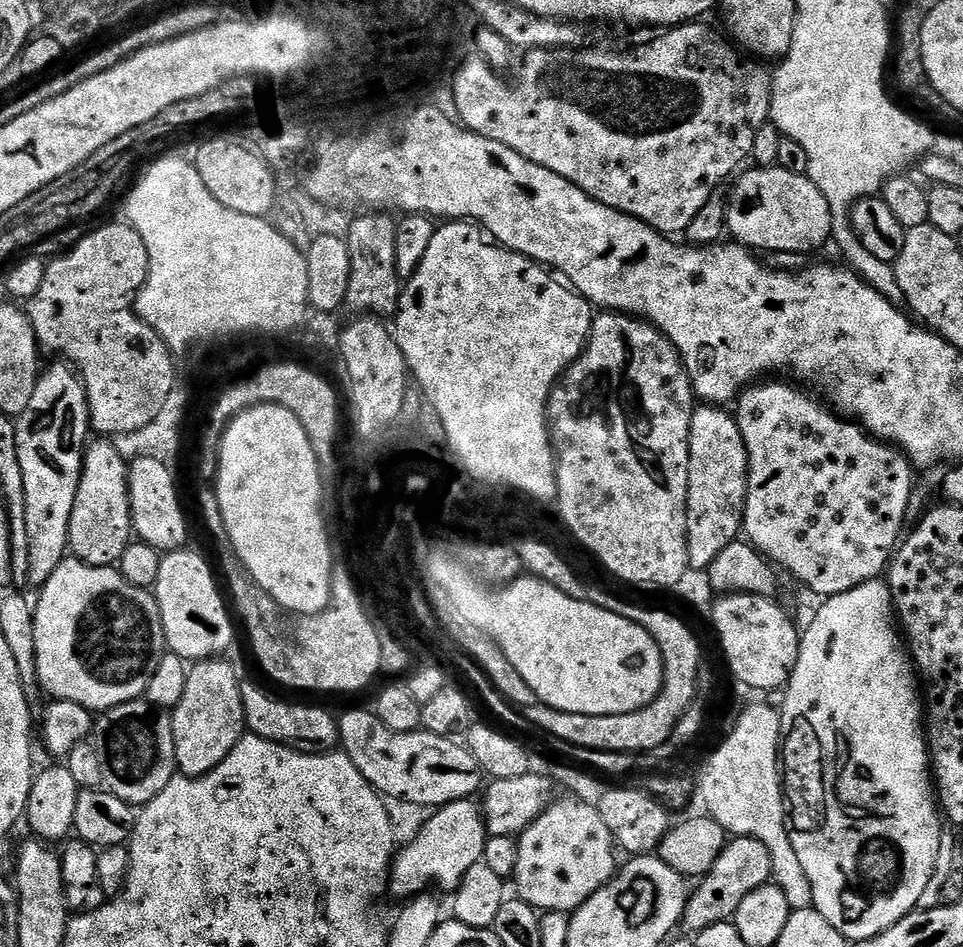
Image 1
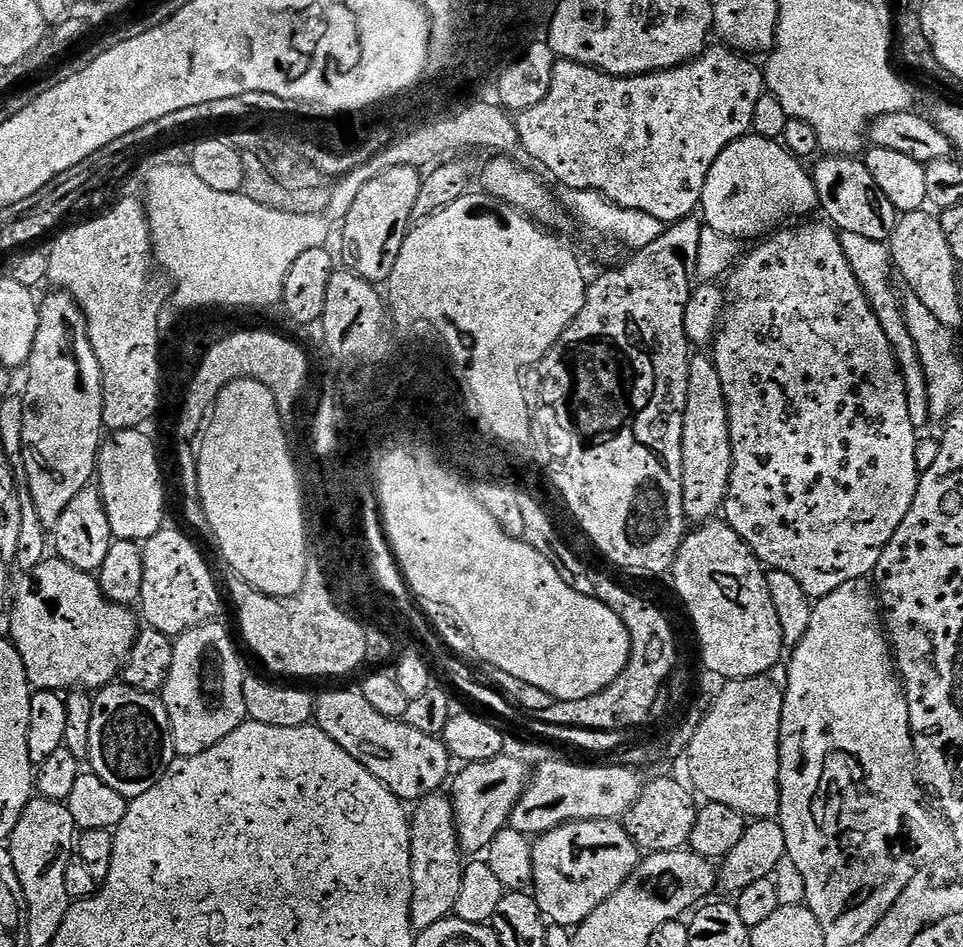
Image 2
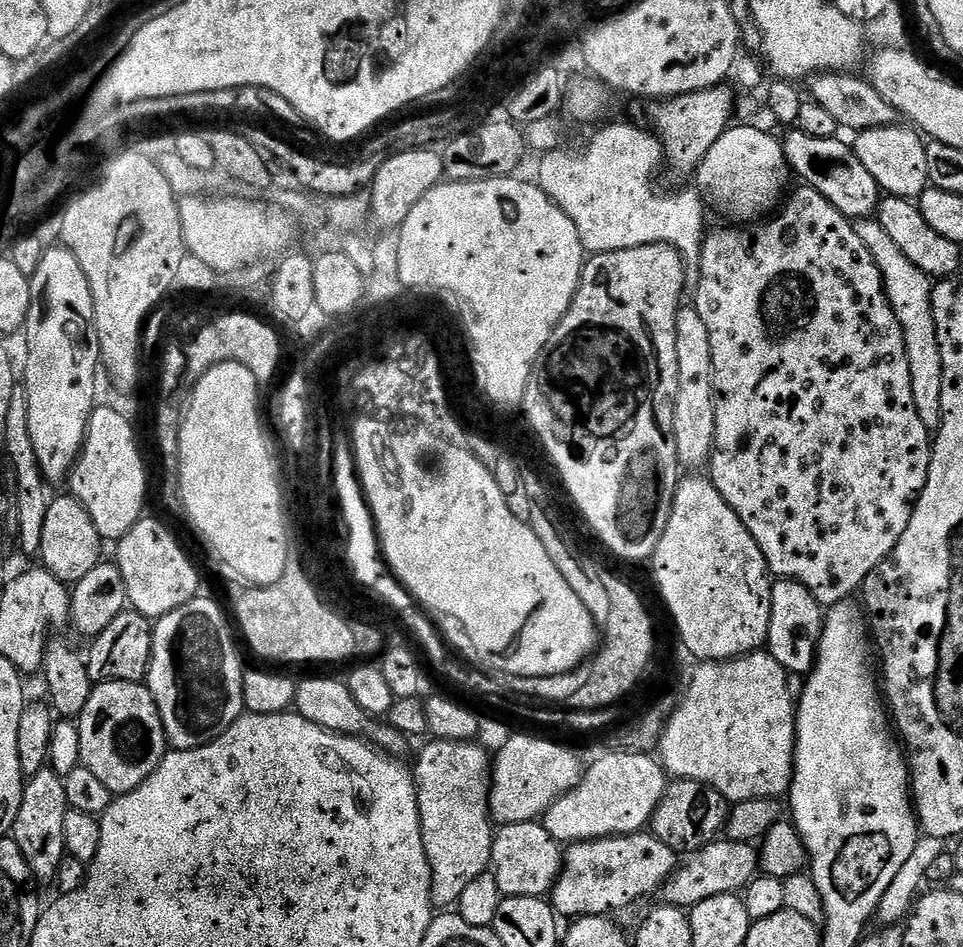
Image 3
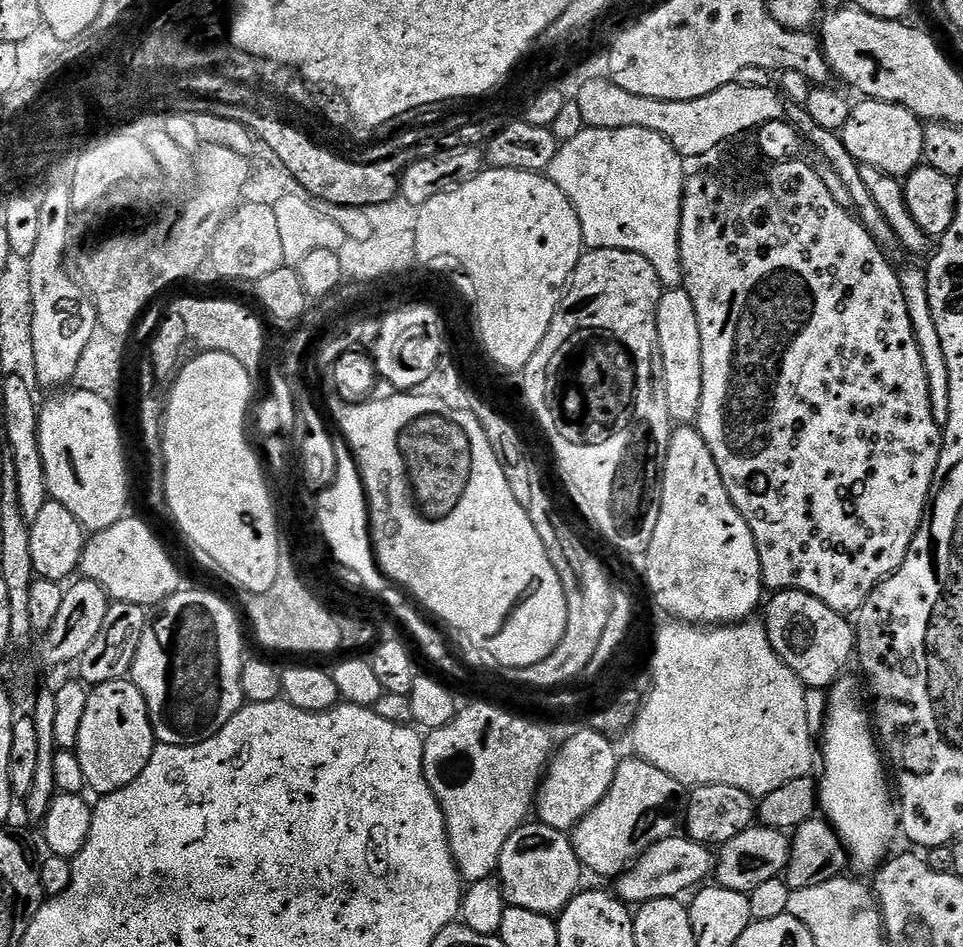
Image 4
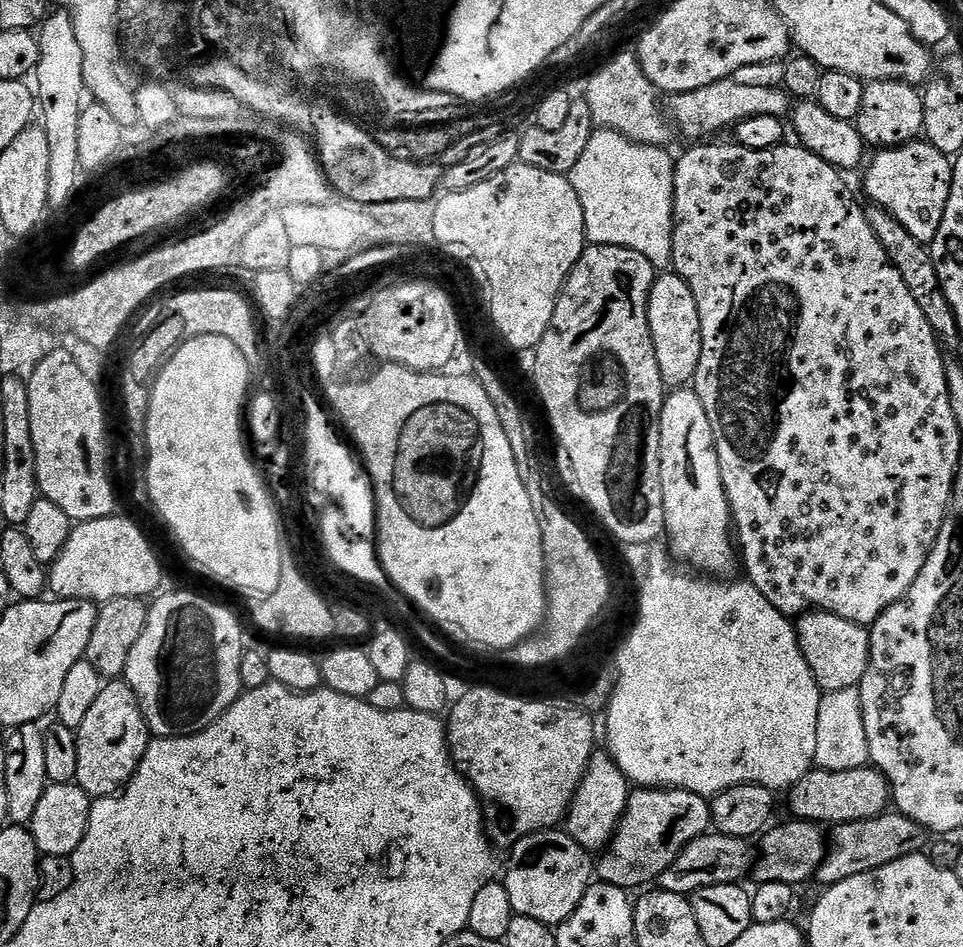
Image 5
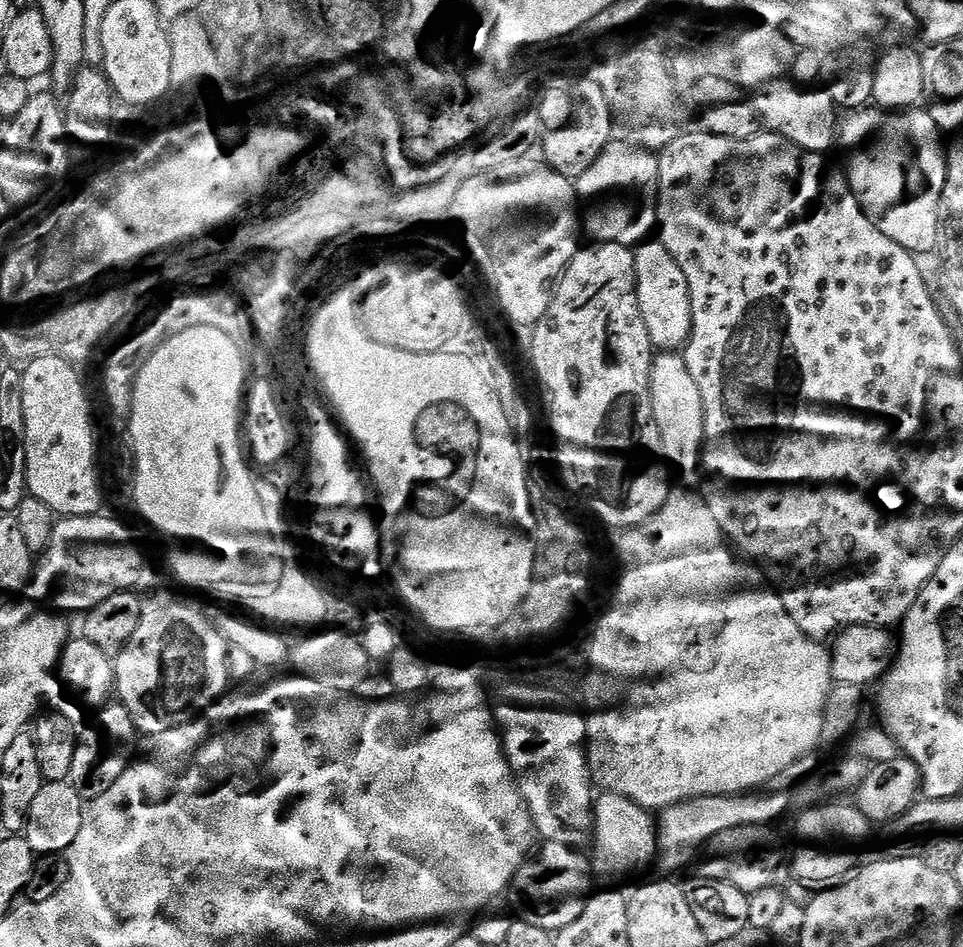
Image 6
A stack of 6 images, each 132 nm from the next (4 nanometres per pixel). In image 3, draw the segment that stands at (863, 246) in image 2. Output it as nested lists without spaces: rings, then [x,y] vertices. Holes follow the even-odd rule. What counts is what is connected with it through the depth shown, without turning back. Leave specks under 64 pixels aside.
[[[868,217],[864,220],[858,220],[854,222],[855,233],[858,234],[858,238],[862,239],[862,242],[866,244],[866,248],[870,250],[871,257],[874,258],[875,265],[878,266],[879,273],[882,274],[883,286],[887,292],[888,301],[891,304],[891,308],[894,310],[895,317],[898,318],[899,325],[902,326],[903,330],[903,342],[906,344],[906,356],[910,361],[910,376],[911,376],[911,390],[914,395],[914,406],[917,407],[918,418],[921,419],[922,424],[926,426],[929,432],[935,432],[940,428],[941,424],[941,392],[942,392],[942,362],[941,362],[941,351],[938,349],[938,338],[937,338],[937,327],[934,326],[933,306],[932,306],[932,290],[933,283],[931,277],[928,277],[924,271],[920,270],[918,266],[914,266],[912,262],[907,258],[906,254],[902,253],[891,237],[887,236],[886,230],[883,230],[880,222],[877,219]]]

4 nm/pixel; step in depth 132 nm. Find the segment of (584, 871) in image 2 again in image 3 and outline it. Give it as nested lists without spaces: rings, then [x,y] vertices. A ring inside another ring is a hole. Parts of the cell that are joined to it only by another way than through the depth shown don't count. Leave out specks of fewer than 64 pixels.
[[[651,831],[636,832],[633,836],[608,836],[605,840],[587,840],[581,844],[573,844],[564,852],[564,868],[560,872],[560,877],[556,879],[556,884],[553,886],[550,893],[550,903],[556,910],[557,917],[564,918],[568,916],[569,921],[581,920],[584,916],[608,916],[616,914],[612,912],[620,912],[623,908],[631,906],[635,900],[640,900],[643,896],[648,896],[651,892],[659,893],[664,885],[672,878],[672,873],[678,867],[678,853],[670,850],[670,846],[662,842],[659,838],[652,835]]]

